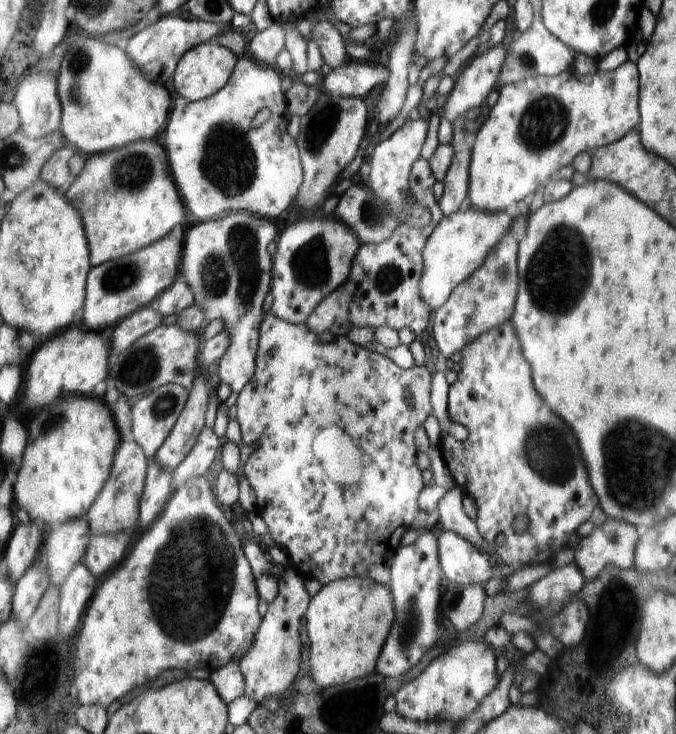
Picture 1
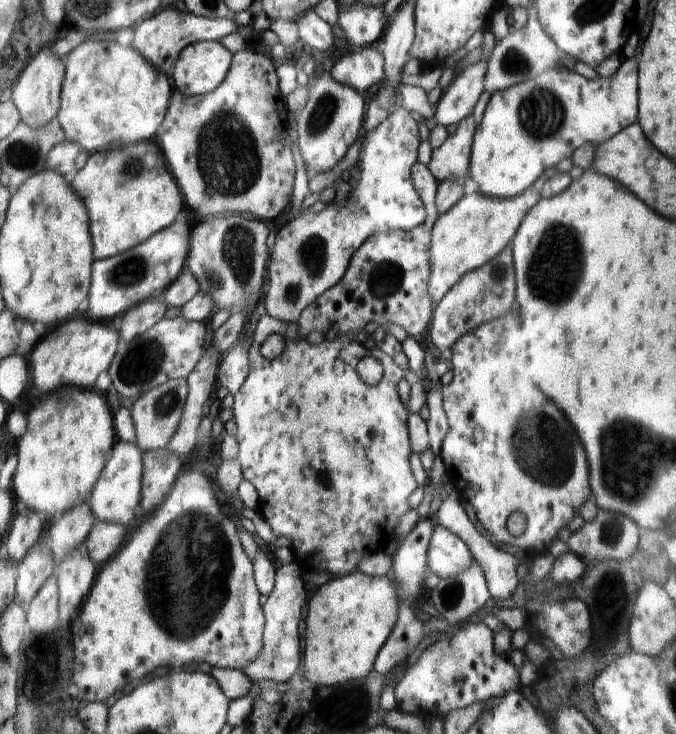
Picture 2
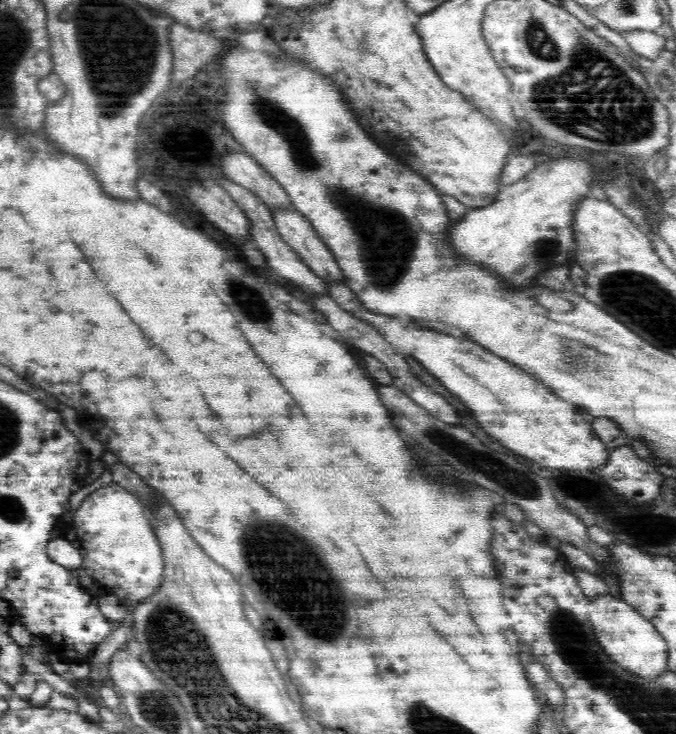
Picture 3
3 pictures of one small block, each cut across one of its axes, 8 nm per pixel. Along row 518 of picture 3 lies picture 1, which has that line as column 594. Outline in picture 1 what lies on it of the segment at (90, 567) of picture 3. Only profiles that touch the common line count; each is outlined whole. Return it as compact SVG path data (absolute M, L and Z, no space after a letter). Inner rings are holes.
M629 59L612 71L581 74L570 68L555 77L535 76L506 84L499 91L498 102L488 118L473 136L466 201L479 213L504 212L520 203L526 194L532 194L556 170L572 164L580 151L592 152L616 142L638 124L638 68Z

